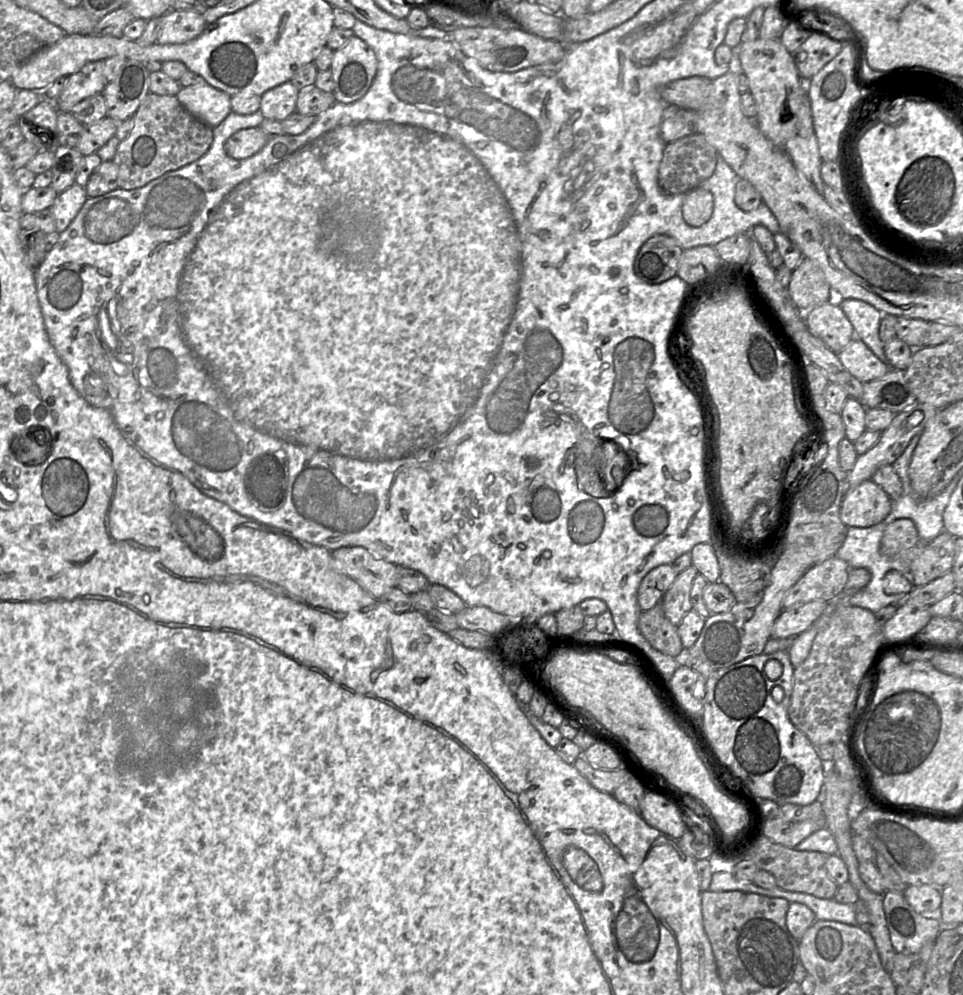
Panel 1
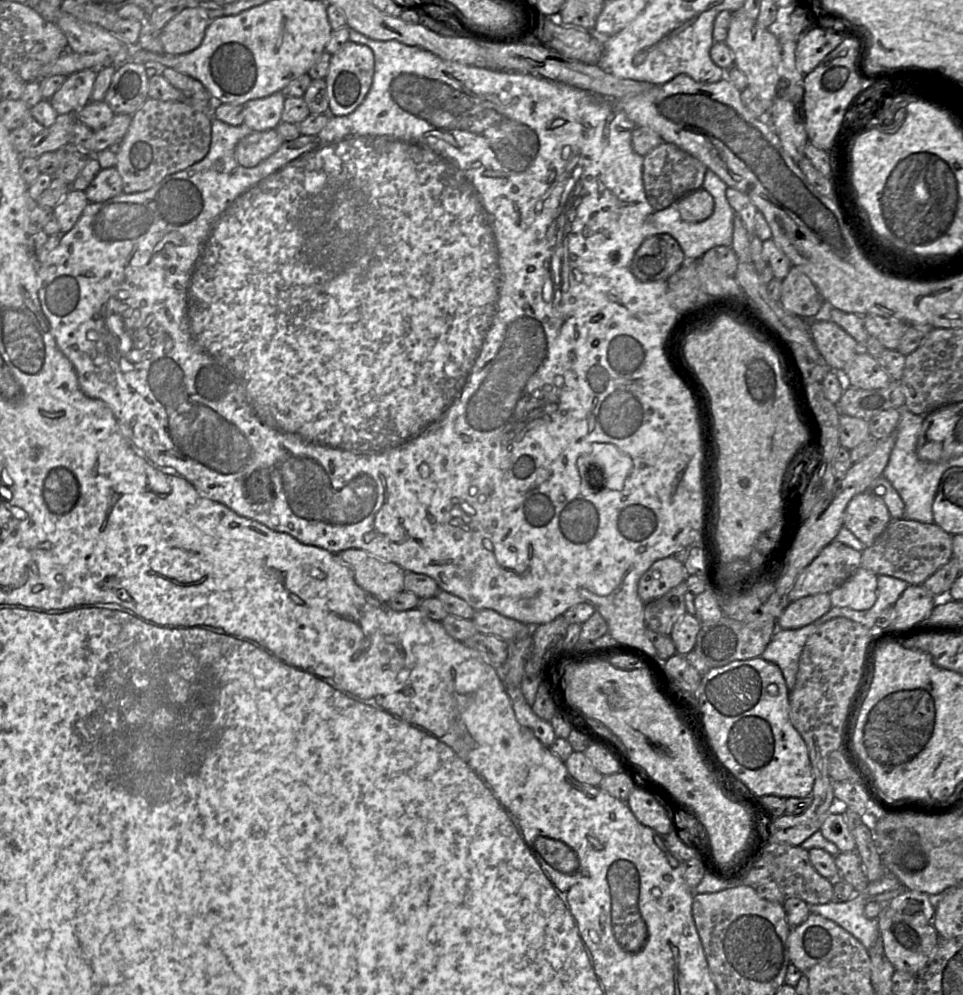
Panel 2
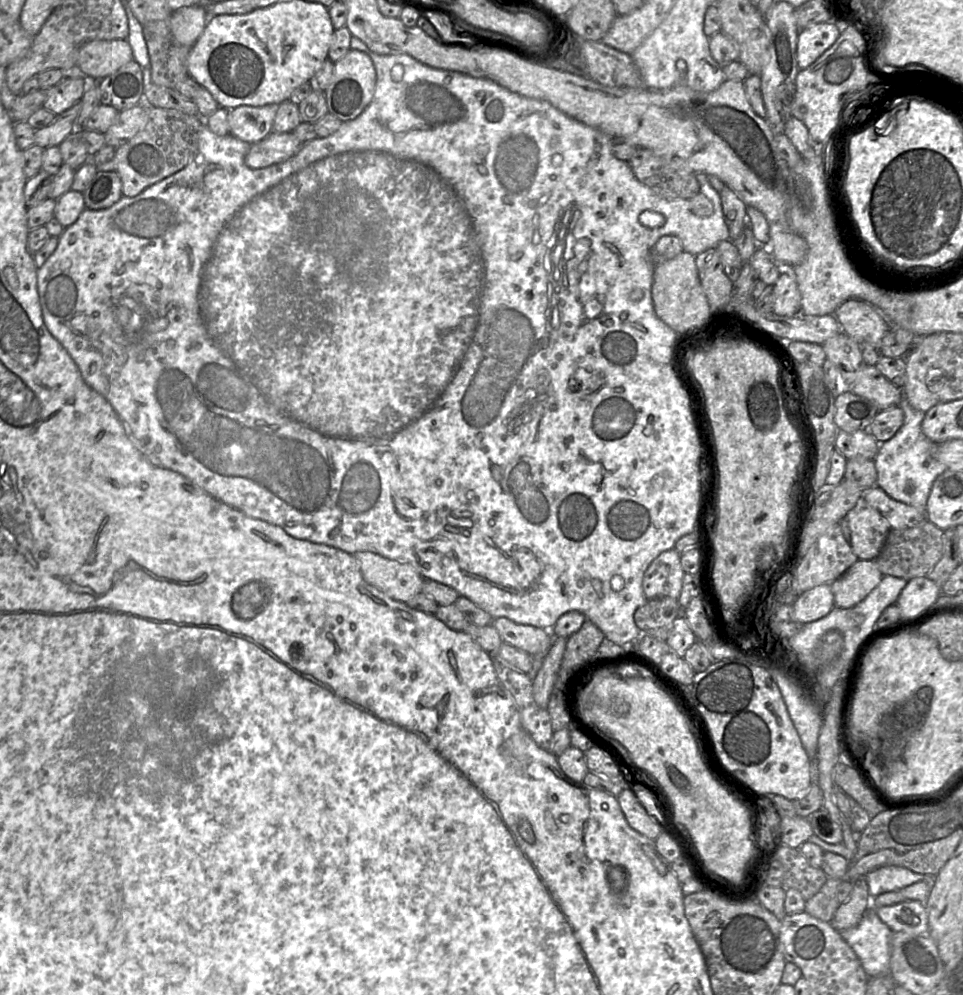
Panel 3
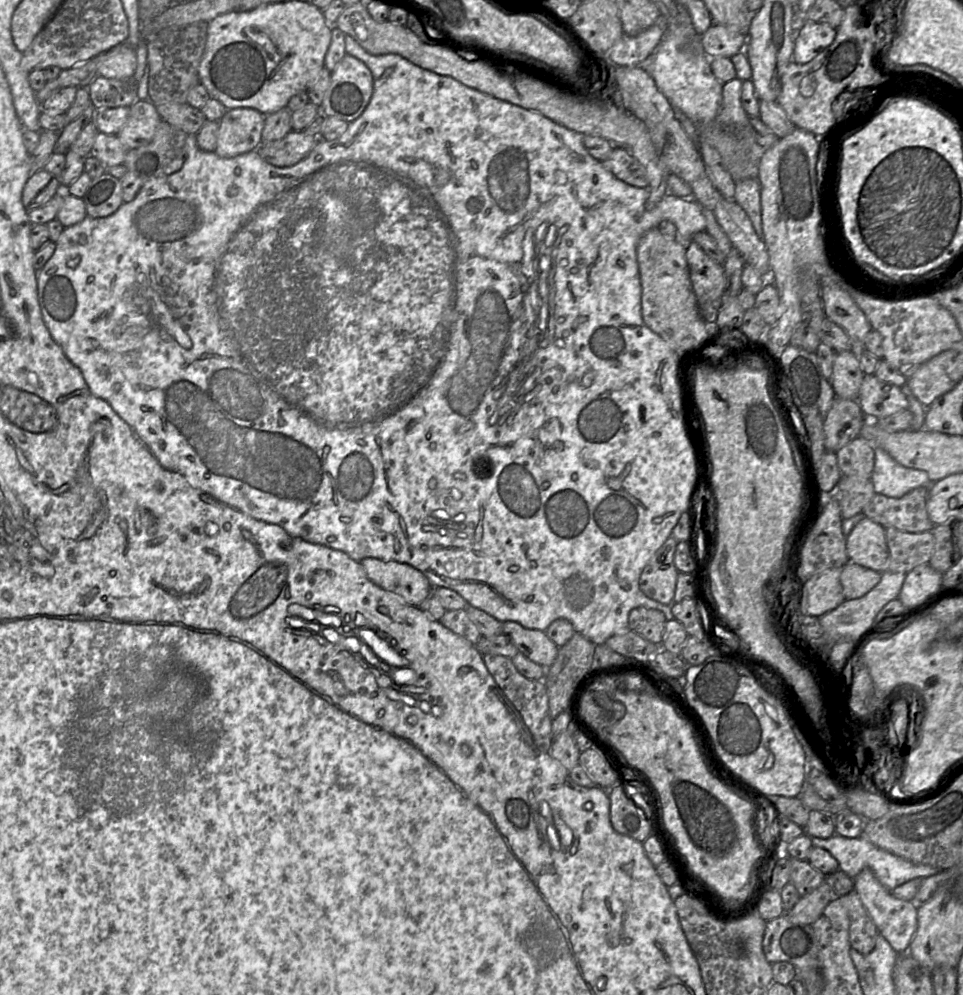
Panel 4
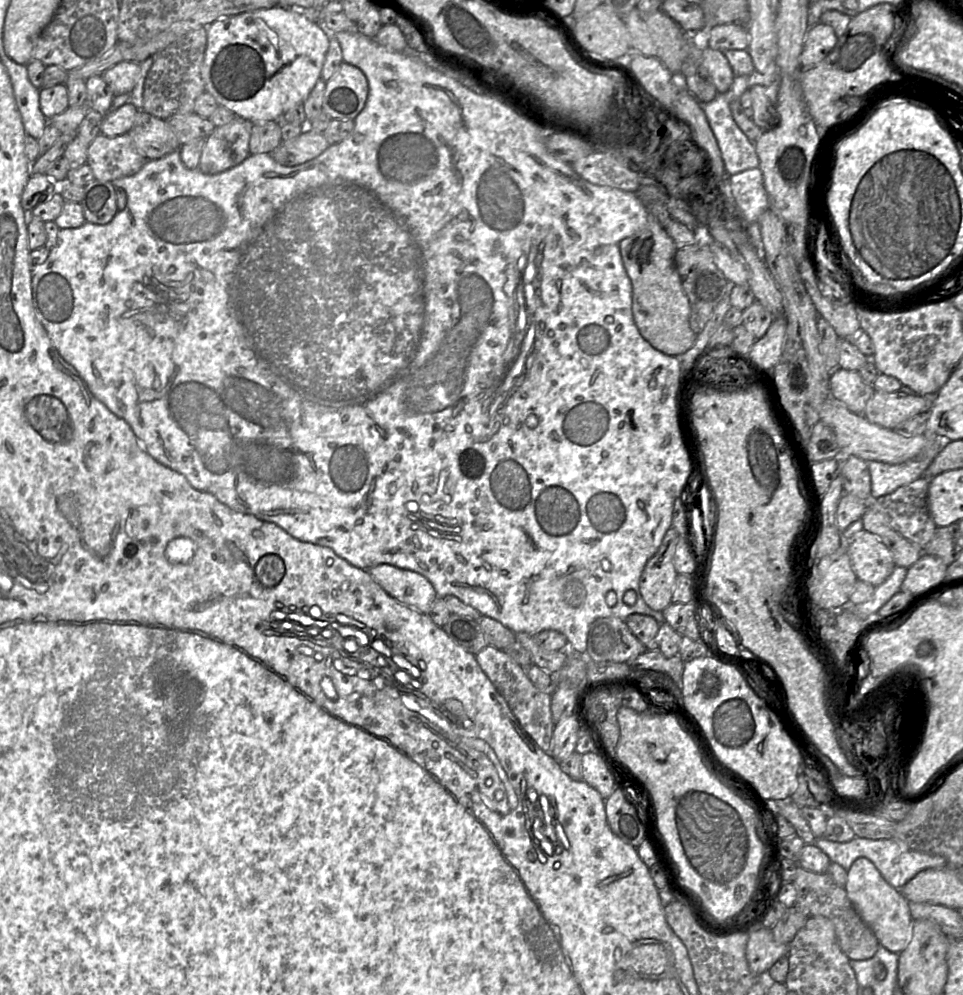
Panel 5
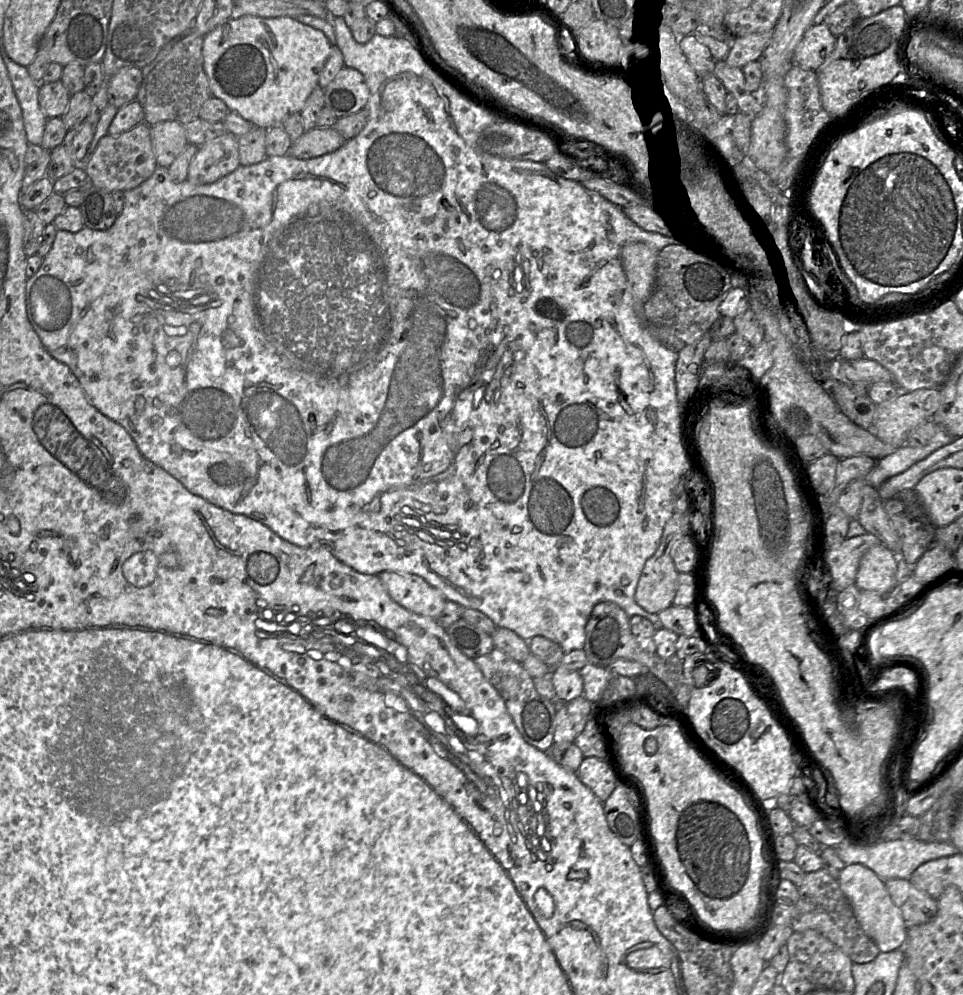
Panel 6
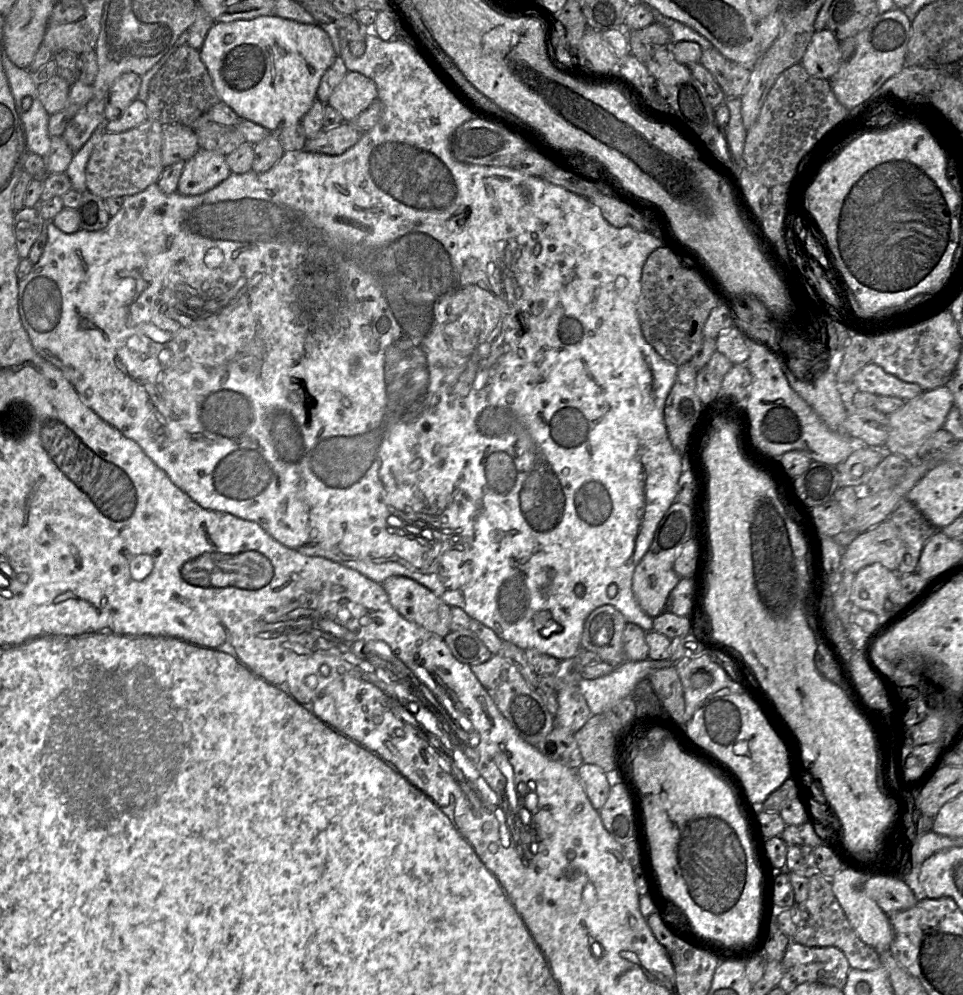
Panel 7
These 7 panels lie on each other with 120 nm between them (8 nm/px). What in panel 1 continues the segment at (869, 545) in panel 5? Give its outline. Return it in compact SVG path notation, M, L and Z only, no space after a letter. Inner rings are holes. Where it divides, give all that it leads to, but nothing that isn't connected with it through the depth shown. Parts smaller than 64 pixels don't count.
M871 479L845 494L840 507L840 520L846 527L867 528L882 522L891 511L891 499Z

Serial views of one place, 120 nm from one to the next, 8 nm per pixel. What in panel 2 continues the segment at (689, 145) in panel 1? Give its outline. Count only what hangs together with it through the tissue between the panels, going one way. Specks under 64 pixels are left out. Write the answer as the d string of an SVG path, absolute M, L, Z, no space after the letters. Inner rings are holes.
M662 143L644 156L642 179L647 199L656 210L662 210L692 191L702 188L707 167L689 153L671 143Z

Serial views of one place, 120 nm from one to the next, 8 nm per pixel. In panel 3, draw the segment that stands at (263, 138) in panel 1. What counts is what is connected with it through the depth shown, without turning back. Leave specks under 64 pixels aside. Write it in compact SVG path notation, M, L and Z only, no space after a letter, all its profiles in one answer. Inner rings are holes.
M271 132L263 140L251 144L245 164L249 168L260 169L283 162L295 155L302 144L291 132Z

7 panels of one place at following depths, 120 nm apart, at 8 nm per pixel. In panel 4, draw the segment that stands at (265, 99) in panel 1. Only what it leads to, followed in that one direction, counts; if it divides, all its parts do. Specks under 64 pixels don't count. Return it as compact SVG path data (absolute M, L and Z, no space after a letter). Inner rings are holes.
M233 108L227 110L219 120L214 152L220 157L232 158L256 150L262 143L261 134L265 116L251 108Z

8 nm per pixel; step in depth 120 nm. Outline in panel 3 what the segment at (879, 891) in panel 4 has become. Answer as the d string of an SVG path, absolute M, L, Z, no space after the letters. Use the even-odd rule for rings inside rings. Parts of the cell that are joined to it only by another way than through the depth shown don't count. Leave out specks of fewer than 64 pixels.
M905 900L895 905L876 908L875 912L892 932L928 934L928 913L925 905L919 901Z

